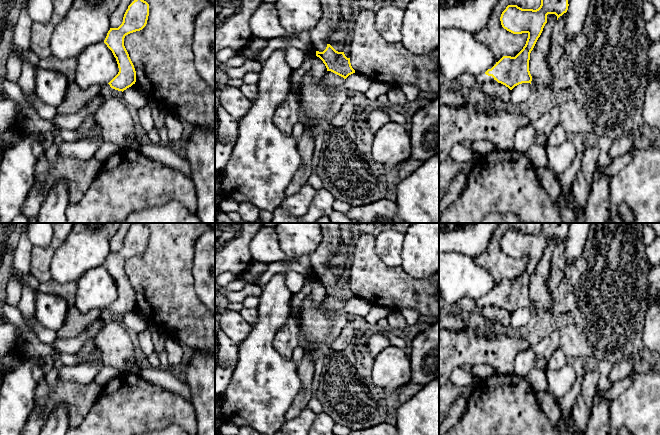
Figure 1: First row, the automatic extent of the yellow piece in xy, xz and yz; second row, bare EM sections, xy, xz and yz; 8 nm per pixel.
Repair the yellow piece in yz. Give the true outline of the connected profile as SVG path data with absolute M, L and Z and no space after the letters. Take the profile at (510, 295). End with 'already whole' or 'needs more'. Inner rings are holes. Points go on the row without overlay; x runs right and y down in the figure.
M541 223L541 229L536 234L508 229L501 238L501 249L513 258L527 257L526 268L515 281L503 280L486 296L475 299L475 304L478 307L497 305L510 314L522 307L531 308L530 277L547 247L547 239L555 238L558 244L567 236L568 230L568 223Z | needs more

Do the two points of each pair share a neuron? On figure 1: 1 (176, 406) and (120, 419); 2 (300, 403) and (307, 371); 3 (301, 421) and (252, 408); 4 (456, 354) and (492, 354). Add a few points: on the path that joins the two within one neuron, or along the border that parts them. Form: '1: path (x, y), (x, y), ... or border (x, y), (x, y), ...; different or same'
1: path (162, 407), (134, 407); same
2: path (304, 395), (306, 379); same
3: border (285, 421), (282, 424); different
4: path (465, 354), (483, 354); same

